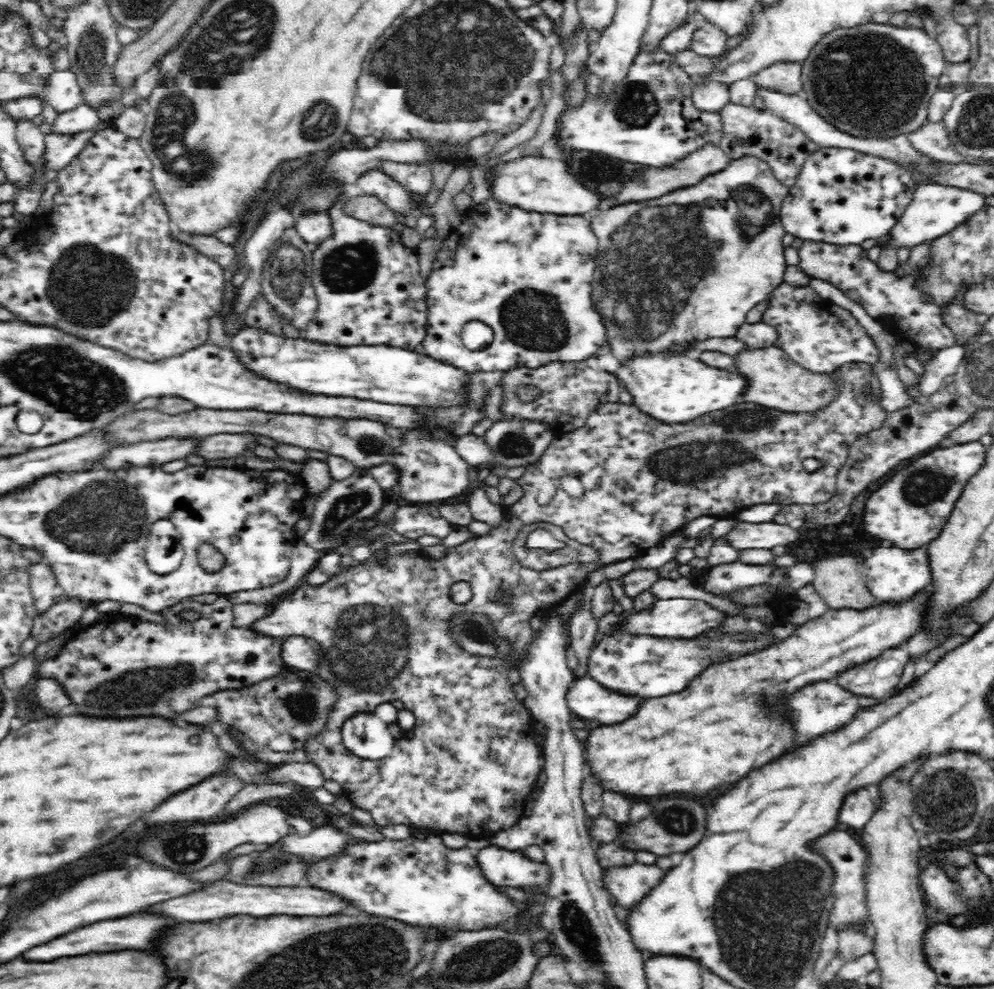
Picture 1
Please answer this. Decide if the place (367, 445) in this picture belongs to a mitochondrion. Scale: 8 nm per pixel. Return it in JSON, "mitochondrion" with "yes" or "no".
{"mitochondrion":"yes"}

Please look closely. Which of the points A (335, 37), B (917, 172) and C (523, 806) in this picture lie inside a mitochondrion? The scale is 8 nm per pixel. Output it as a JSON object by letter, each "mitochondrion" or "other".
{"A":"other","B":"other","C":"other"}

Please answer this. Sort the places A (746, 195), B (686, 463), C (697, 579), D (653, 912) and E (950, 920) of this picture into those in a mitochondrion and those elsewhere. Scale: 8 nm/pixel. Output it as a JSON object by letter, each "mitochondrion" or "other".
{"A":"mitochondrion","B":"mitochondrion","C":"other","D":"other","E":"other"}

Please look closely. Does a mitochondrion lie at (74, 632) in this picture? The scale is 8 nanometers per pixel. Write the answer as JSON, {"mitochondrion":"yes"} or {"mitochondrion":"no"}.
{"mitochondrion":"no"}

